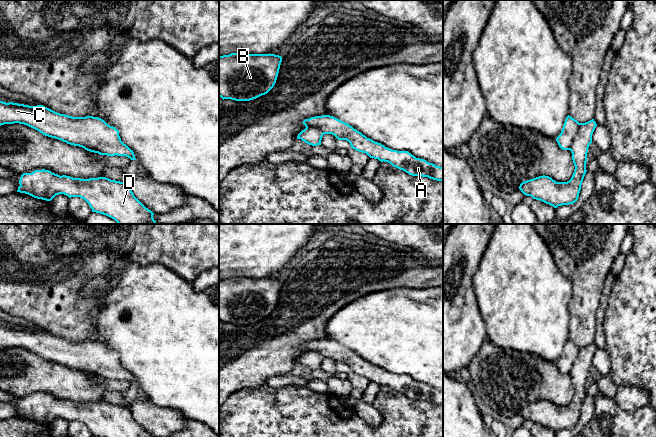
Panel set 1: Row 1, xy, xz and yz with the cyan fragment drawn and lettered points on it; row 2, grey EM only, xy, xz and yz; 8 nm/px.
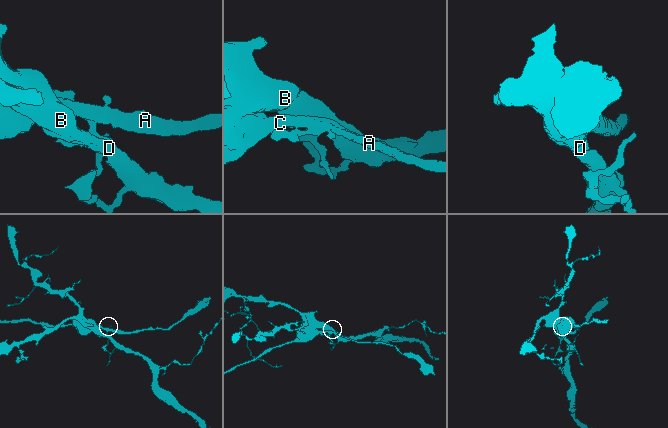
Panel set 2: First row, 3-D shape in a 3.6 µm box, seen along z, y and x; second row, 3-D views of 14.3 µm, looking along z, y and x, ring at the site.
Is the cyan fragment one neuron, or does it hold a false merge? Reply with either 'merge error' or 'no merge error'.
merge error

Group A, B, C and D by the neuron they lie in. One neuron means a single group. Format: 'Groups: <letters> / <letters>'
Groups: A C / B D

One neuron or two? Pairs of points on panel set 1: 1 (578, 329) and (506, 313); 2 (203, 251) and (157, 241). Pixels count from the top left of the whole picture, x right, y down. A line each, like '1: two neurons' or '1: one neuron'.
1: two neurons
2: one neuron

